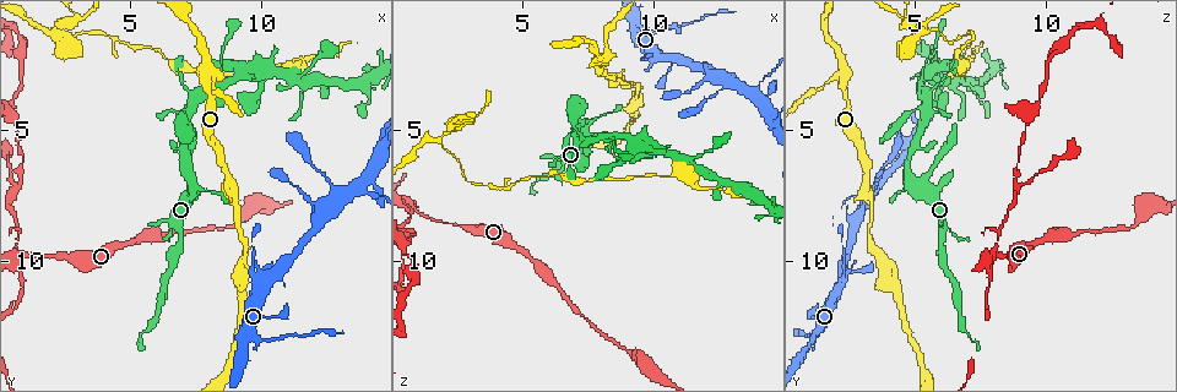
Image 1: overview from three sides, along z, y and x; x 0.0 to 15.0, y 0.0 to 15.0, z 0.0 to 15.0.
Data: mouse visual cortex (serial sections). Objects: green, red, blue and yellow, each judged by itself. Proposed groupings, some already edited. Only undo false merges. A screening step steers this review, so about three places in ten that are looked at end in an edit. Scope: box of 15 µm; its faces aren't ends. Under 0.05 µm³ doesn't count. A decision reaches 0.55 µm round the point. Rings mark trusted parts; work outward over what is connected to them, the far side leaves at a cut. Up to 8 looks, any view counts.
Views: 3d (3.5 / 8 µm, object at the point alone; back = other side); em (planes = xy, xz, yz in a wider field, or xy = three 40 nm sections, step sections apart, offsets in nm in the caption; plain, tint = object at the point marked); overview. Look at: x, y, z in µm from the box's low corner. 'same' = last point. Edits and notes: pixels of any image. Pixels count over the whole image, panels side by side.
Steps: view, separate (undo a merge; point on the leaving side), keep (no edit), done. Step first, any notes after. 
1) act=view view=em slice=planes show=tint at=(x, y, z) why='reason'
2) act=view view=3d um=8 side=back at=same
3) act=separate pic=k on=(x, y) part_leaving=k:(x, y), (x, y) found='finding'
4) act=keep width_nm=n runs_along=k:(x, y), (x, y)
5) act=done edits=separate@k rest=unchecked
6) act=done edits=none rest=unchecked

act=view view=3d um=3.5 at=(8.4, 3.3, 5.1) why='three-way junction'

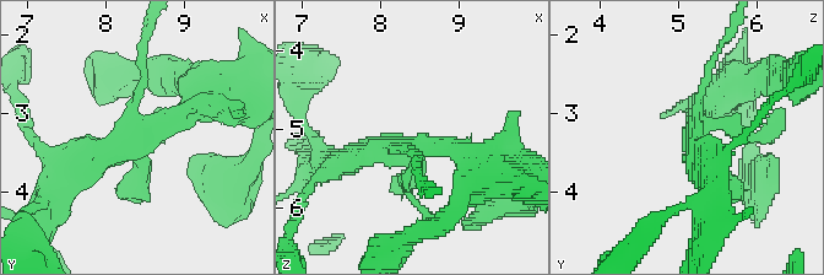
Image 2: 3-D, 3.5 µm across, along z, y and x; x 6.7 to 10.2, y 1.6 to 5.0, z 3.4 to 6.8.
act=view view=em slice=xy step=2 show=plain at=(8.40, 3.20, 5.25) why='now the EM'

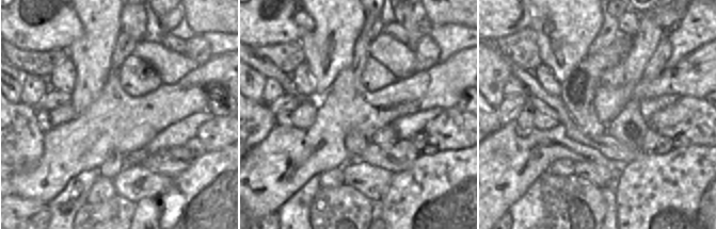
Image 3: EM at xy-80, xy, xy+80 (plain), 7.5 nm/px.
act=view view=em slice=xy step=2 show=tint at=same why='where the object lies'

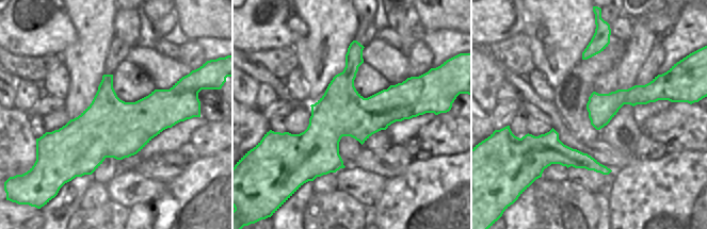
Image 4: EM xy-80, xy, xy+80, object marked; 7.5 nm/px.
act=keep width_nm=380 runs_along=4:(422, 109), (284, 135) found='all the same cell'

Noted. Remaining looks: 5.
act=view view=3d um=3.5 at=(7.9, 3.0, 2.3) why='sharp bend'

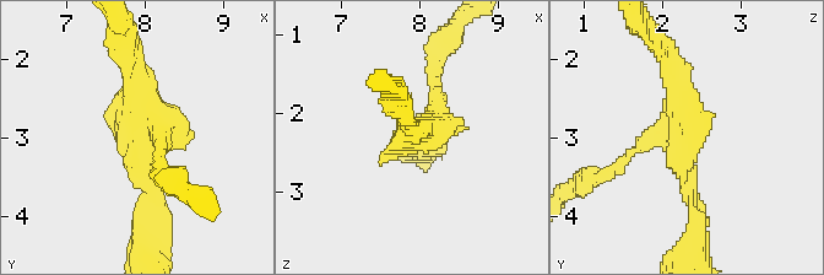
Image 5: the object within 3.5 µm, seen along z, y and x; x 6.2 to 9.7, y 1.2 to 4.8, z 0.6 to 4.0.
act=view view=em slice=xy step=5 show=tint at=(7.90, 3.00, 2.30) why='now the EM'

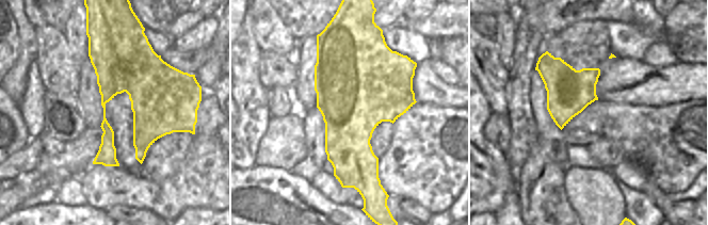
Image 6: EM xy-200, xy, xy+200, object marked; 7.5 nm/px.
act=keep found='one cell here'

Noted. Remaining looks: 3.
act=view view=em slice=planes show=tint at=(13.8, 6.8, 3.7) why='sharp bend'

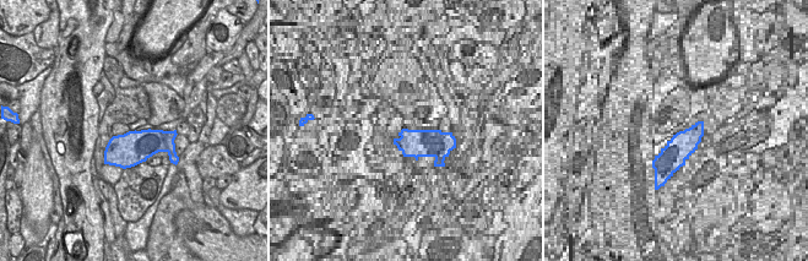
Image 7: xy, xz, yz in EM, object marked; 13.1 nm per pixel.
act=view view=3d um=3.5 at=same why='wider look'

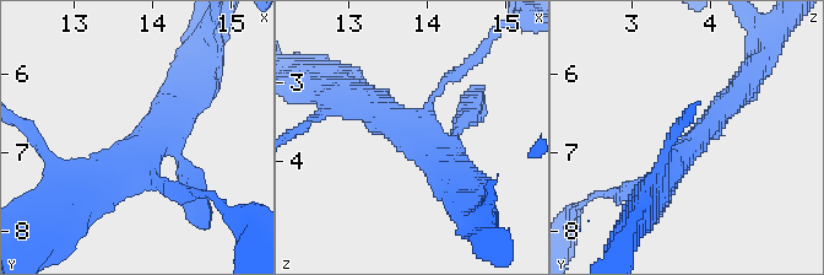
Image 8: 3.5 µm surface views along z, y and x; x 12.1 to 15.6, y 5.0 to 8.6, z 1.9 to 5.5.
act=keep arms=4 runs_along=8:(88, 193), (152, 140), (194, 91) found='all the same cell'

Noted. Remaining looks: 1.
act=done edits=none rest=unchecked

